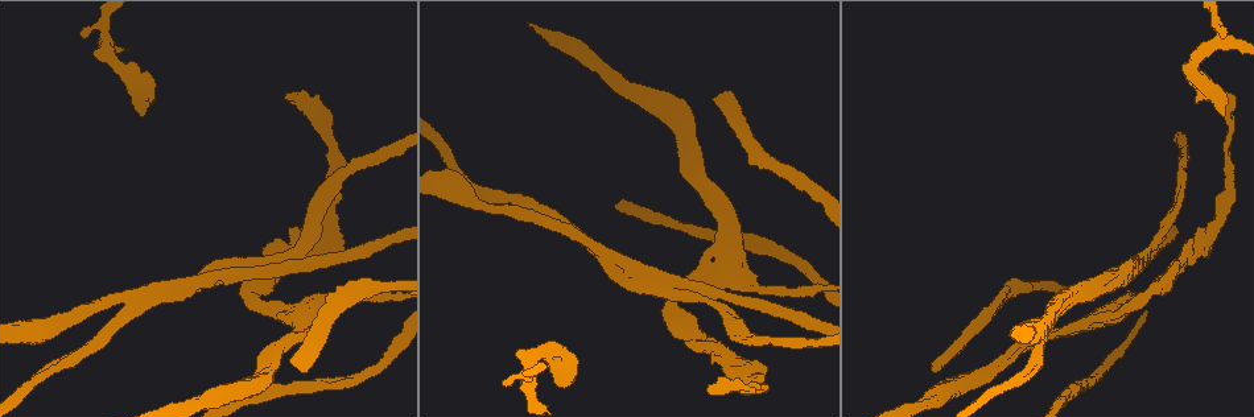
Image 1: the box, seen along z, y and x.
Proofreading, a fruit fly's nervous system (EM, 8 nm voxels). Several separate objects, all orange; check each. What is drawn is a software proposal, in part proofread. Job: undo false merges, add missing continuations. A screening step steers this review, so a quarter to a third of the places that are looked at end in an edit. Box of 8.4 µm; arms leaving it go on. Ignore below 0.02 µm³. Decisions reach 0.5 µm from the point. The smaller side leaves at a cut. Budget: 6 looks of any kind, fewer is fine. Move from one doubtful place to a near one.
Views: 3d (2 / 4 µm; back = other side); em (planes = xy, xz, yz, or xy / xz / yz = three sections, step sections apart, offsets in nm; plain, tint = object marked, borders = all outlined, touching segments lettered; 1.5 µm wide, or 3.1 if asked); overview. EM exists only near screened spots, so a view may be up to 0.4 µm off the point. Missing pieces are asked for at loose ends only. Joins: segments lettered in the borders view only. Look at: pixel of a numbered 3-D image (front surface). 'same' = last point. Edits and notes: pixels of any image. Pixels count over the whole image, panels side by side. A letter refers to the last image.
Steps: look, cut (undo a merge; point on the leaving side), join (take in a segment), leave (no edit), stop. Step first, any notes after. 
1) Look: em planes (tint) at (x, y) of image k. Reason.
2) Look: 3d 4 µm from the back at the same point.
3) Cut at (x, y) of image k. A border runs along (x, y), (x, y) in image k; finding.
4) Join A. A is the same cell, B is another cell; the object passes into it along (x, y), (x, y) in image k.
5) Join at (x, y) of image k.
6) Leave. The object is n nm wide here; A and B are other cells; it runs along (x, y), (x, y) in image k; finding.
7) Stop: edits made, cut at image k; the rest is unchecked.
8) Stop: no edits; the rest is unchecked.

Look: em yz step 4 (tint) at (341, 244) of image 1. Free end.

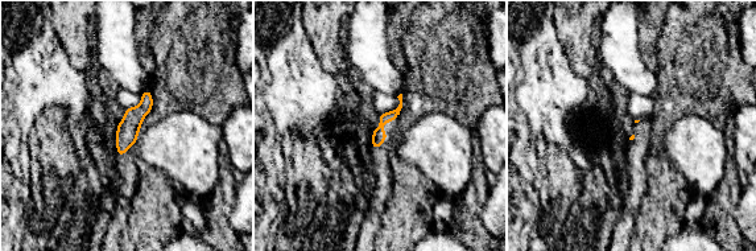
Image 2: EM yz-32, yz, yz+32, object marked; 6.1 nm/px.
Look: em planes (borders) at the same point. Another direction.

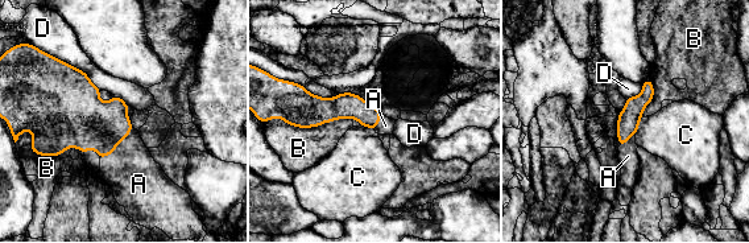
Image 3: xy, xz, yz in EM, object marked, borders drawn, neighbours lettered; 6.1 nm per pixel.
Join A. A is the same cell, B, C and D are other cells; the object passes into it along (86, 118), (118, 144), (136, 178) in image 3; it goes on there.

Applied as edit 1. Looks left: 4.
Look: overview.

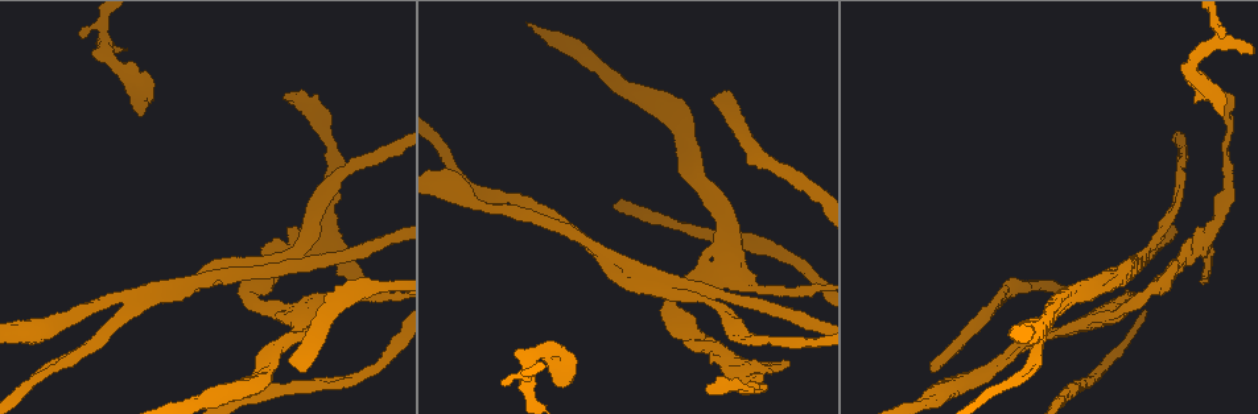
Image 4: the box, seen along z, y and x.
Look: em planes (plain) at (1222, 116) of image 4. An open end.

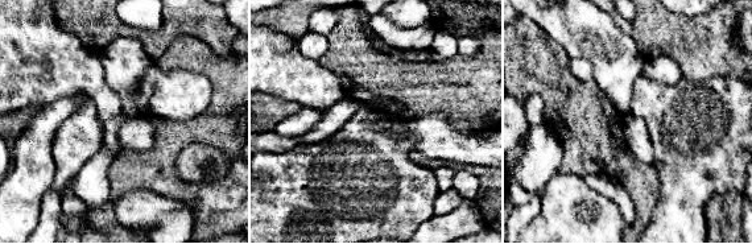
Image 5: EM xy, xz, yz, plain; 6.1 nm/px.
Look: em planes (borders) at the same point.

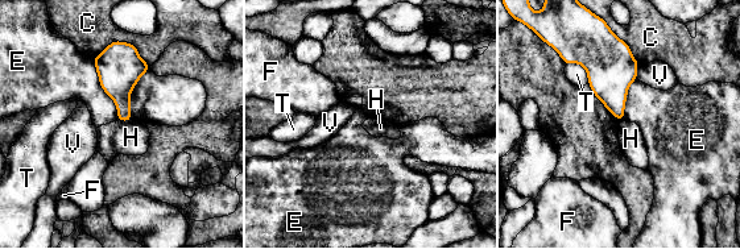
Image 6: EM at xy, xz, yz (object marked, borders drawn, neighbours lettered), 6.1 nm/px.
Leave. C, E, F, H, T and V are other cells; no lettered segment goes on from it.

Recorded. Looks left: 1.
Stop: edits made, join at image 3; the rest is unchecked.

